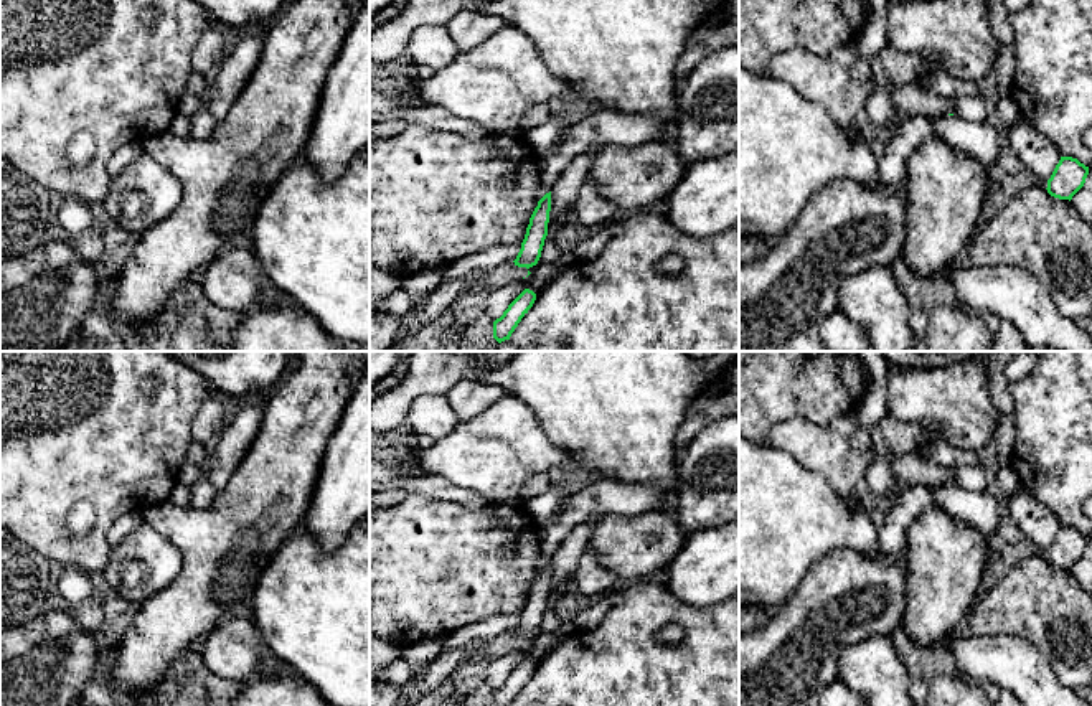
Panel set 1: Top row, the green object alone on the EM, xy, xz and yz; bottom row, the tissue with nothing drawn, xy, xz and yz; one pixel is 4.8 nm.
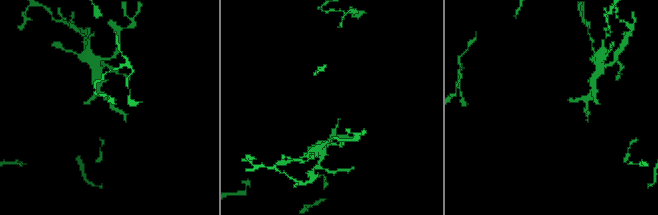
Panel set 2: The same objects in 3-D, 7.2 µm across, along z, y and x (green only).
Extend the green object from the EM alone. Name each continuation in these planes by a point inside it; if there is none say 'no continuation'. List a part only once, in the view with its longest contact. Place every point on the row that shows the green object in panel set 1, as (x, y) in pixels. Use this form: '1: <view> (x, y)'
no continuation

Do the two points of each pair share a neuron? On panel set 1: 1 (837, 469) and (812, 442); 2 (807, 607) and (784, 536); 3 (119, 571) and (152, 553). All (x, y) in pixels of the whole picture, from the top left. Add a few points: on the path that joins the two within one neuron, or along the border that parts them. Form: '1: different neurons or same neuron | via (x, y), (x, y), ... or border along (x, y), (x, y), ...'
1: same neuron | via (832, 462), (818, 449)
2: different neurons | border along (825, 553), (800, 586), (774, 611)
3: same neuron | via (127, 571), (136, 569), (144, 561)

